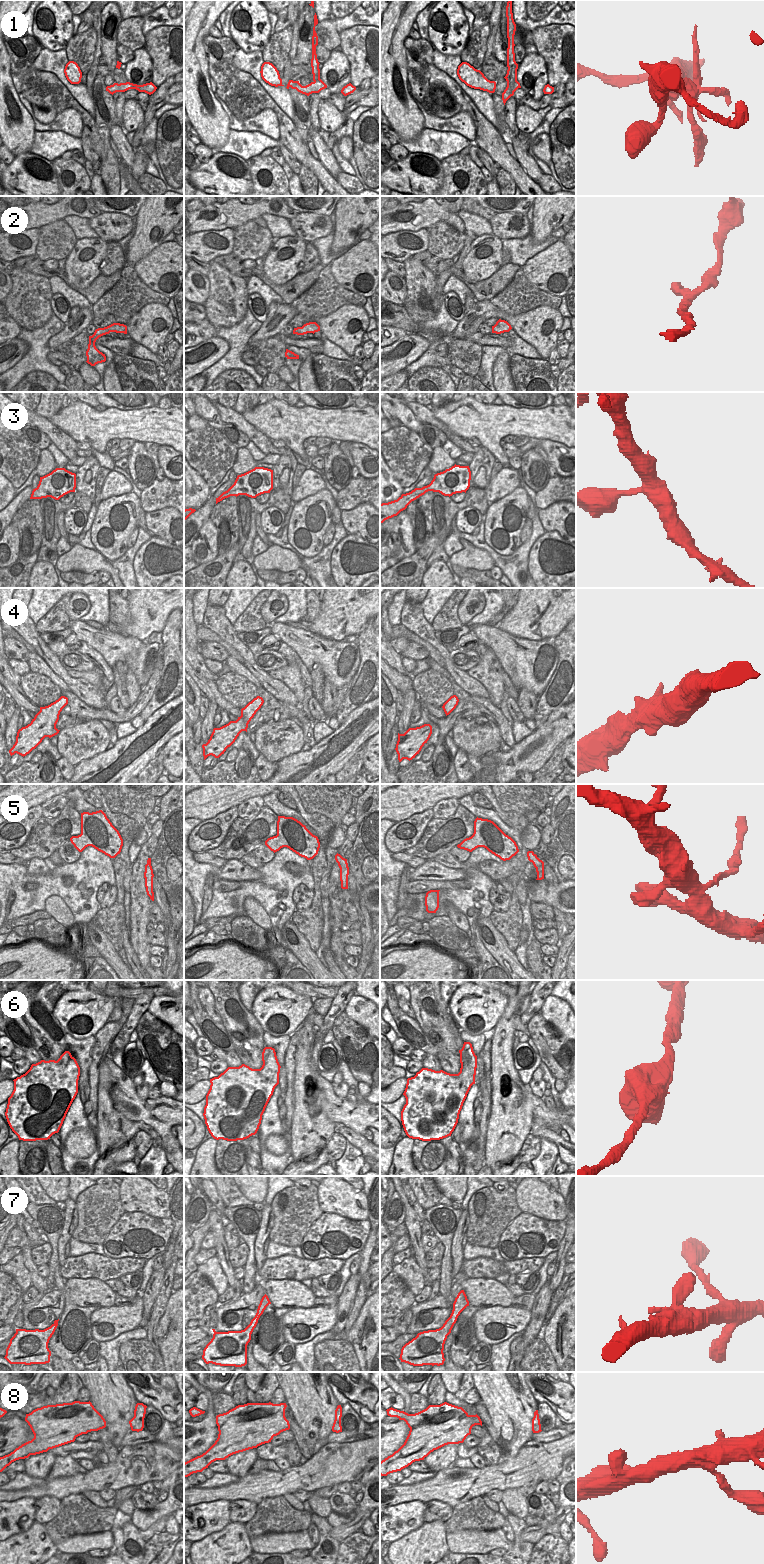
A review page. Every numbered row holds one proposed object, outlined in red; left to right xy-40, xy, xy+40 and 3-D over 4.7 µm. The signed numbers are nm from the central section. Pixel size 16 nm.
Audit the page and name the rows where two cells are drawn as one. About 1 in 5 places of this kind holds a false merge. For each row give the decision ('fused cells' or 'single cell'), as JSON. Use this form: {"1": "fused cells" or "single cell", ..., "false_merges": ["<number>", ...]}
{"1": "single cell", "2": "single cell", "3": "single cell", "4": "single cell", "5": "fused cells", "6": "single cell", "7": "single cell", "8": "single cell", "false_merges": ["5"]}

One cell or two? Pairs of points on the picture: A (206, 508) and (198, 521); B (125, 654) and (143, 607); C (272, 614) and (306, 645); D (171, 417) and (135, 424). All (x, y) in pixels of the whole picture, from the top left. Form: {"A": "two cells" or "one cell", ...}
{"A": "one cell", "B": "two cells", "C": "two cells", "D": "one cell"}

